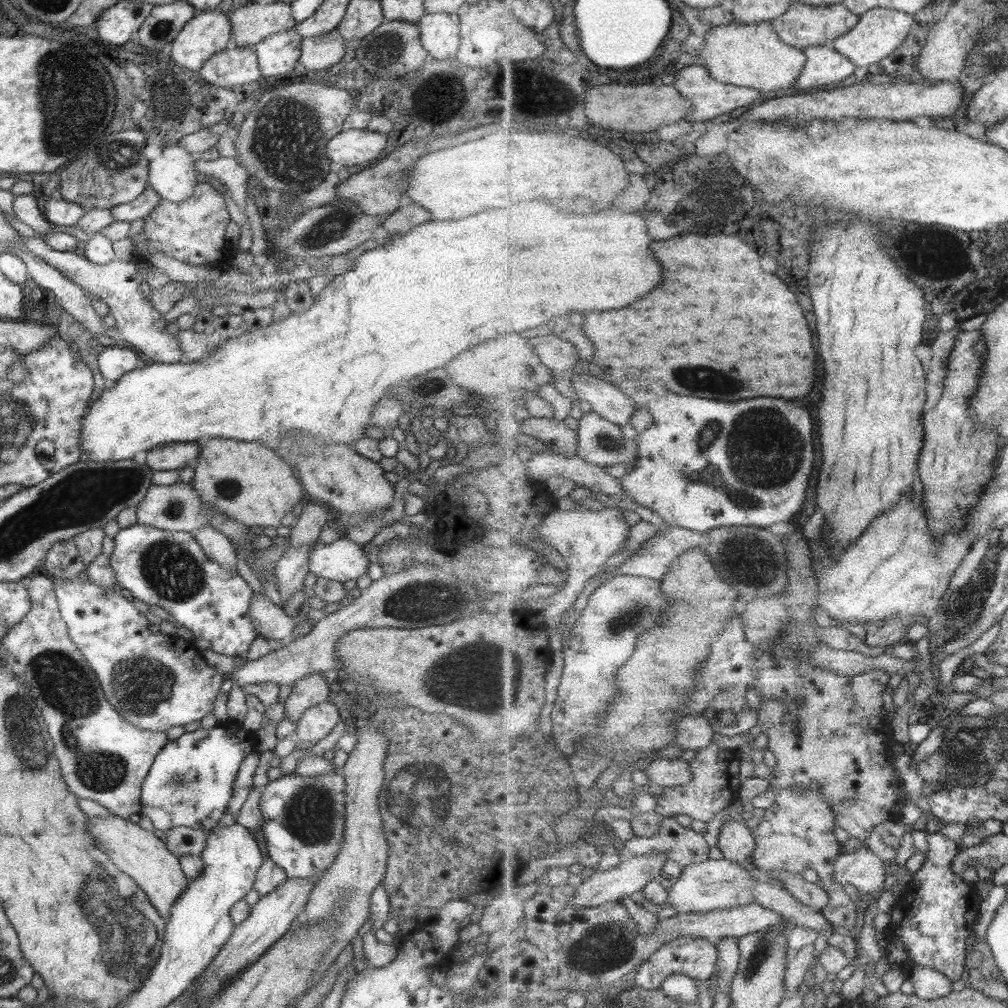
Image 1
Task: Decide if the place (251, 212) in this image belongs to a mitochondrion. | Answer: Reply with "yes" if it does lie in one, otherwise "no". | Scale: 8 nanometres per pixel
no

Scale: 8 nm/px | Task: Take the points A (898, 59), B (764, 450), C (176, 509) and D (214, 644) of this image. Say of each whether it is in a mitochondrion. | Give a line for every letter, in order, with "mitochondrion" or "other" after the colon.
A: other
B: mitochondrion
C: mitochondrion
D: other

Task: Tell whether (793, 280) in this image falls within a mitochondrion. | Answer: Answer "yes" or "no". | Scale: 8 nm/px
no

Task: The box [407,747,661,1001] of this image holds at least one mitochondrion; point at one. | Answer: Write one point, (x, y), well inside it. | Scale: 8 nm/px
(608, 946)

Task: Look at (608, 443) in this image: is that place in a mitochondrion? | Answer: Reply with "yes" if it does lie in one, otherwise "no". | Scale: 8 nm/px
yes

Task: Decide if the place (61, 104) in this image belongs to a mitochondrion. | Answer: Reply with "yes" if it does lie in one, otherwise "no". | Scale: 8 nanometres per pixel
yes

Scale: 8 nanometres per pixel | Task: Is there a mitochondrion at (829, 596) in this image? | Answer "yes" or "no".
no

